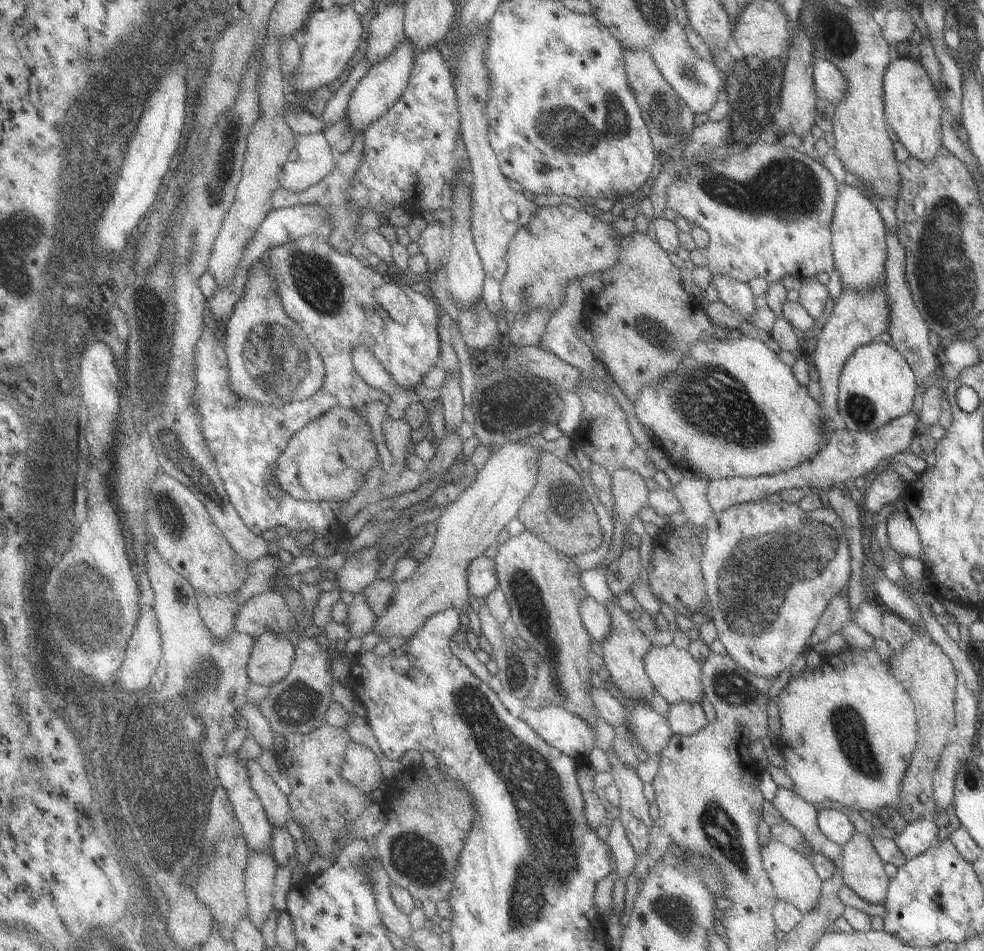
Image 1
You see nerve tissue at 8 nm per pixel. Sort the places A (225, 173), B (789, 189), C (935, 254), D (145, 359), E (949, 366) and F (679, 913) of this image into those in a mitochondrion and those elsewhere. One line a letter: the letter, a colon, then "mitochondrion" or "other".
A: other
B: mitochondrion
C: mitochondrion
D: mitochondrion
E: other
F: mitochondrion

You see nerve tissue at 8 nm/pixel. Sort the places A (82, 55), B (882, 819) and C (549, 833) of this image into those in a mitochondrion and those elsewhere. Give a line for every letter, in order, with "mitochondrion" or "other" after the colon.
A: mitochondrion
B: other
C: mitochondrion

